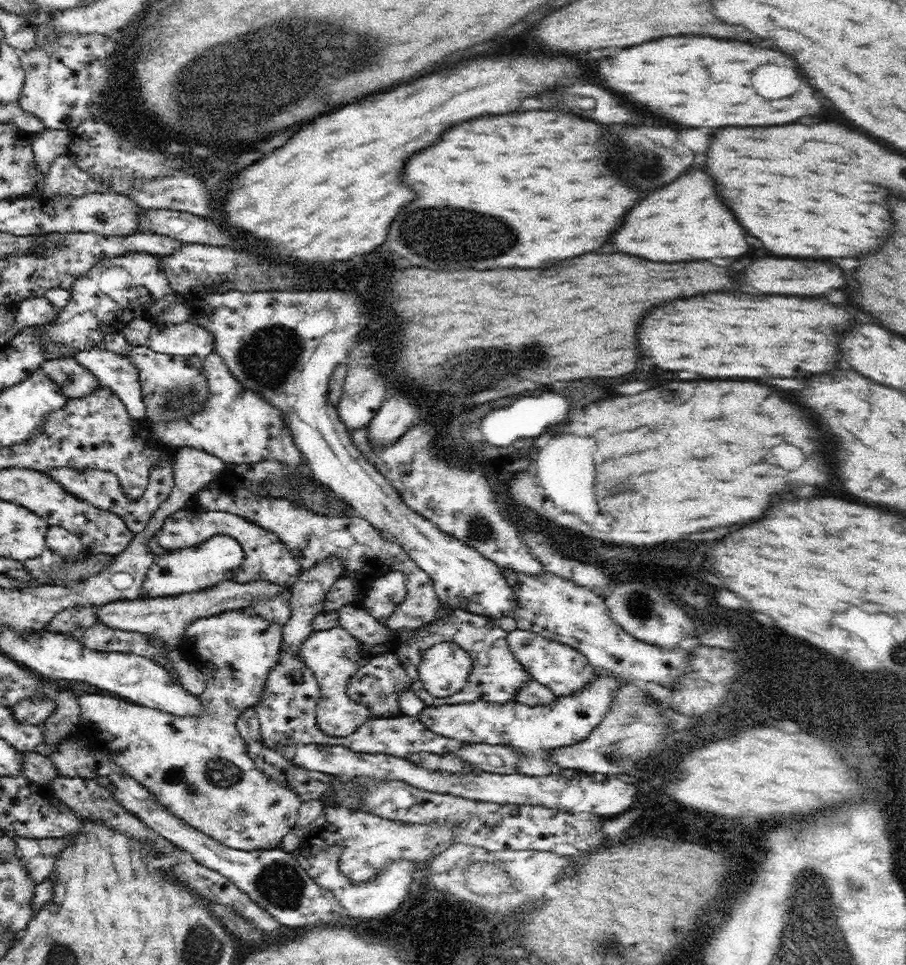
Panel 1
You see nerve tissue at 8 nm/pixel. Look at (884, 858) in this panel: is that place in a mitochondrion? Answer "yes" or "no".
no

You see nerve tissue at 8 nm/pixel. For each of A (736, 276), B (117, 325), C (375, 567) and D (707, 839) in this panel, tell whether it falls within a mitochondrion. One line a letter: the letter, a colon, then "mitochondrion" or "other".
A: other
B: other
C: other
D: other

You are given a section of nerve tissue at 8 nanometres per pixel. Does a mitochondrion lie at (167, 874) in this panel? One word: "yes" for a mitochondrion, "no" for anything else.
no

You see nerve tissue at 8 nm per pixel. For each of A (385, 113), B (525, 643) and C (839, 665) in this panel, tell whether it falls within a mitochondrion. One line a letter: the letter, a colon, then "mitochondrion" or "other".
A: other
B: mitochondrion
C: other

